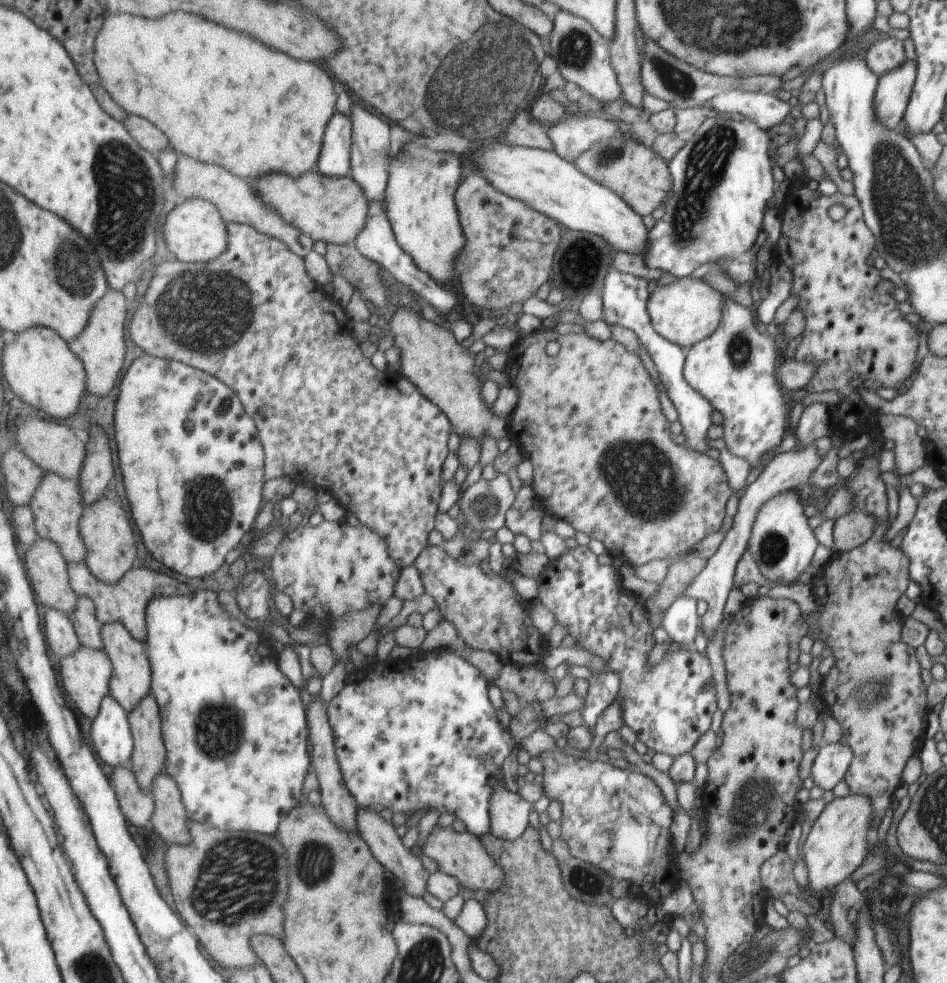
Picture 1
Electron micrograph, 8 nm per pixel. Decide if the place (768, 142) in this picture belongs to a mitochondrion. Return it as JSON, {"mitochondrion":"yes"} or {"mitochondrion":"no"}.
{"mitochondrion":"no"}

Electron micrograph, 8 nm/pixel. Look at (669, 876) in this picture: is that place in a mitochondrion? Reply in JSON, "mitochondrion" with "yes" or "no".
{"mitochondrion":"no"}

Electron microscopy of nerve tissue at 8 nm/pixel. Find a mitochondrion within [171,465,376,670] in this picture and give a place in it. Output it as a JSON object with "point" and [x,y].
{"point":[208,506]}

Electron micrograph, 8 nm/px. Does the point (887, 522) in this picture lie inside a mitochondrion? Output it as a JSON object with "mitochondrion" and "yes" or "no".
{"mitochondrion":"no"}

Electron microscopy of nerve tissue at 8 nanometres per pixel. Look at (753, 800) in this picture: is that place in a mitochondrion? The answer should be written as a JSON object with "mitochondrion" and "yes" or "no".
{"mitochondrion":"yes"}

